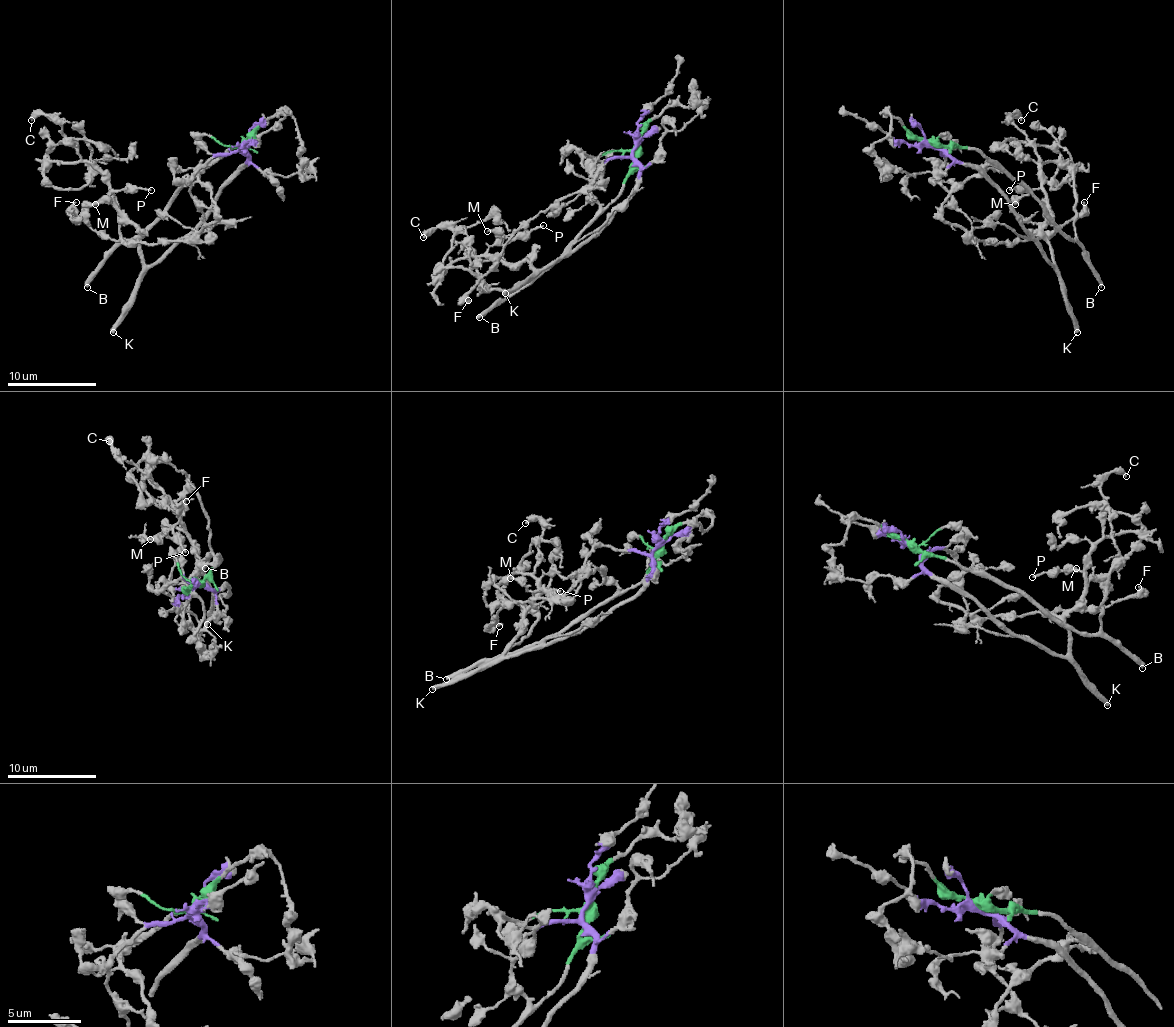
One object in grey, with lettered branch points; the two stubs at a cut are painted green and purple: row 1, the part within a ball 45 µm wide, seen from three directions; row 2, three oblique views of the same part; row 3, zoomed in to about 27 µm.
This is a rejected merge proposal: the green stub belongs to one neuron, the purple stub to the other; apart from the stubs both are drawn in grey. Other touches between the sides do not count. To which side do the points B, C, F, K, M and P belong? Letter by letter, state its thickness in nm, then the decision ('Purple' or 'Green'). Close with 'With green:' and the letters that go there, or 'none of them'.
B: Thickness 320 nm. Green
C: Thickness 320 nm. Purple
F: Thickness 280 nm. Green
K: Thickness 400 nm. Purple
M: Thickness 240 nm. Purple
P: Thickness 180 nm. Purple
With green: B, F

